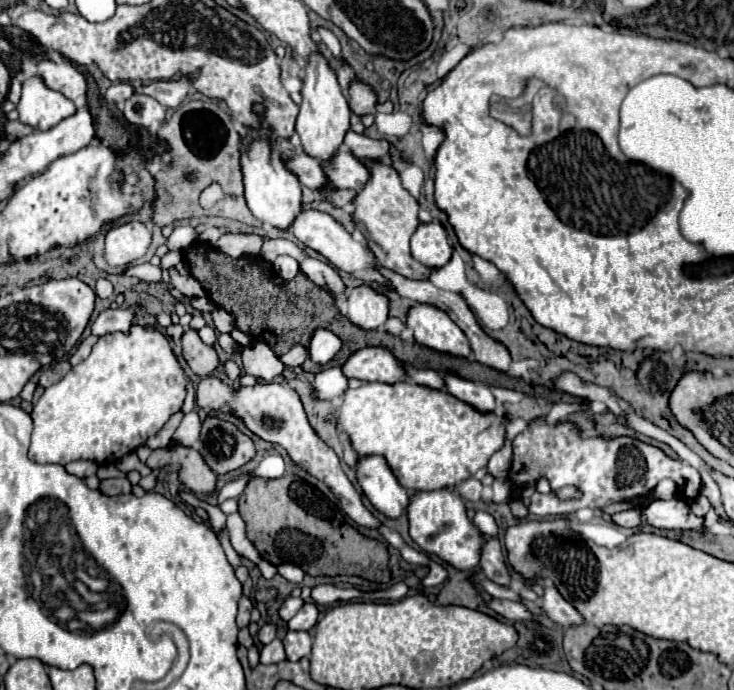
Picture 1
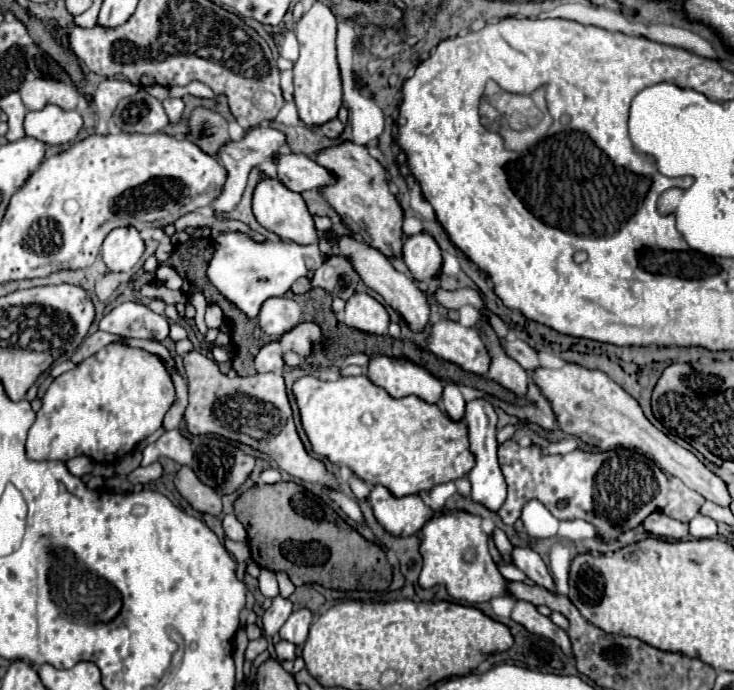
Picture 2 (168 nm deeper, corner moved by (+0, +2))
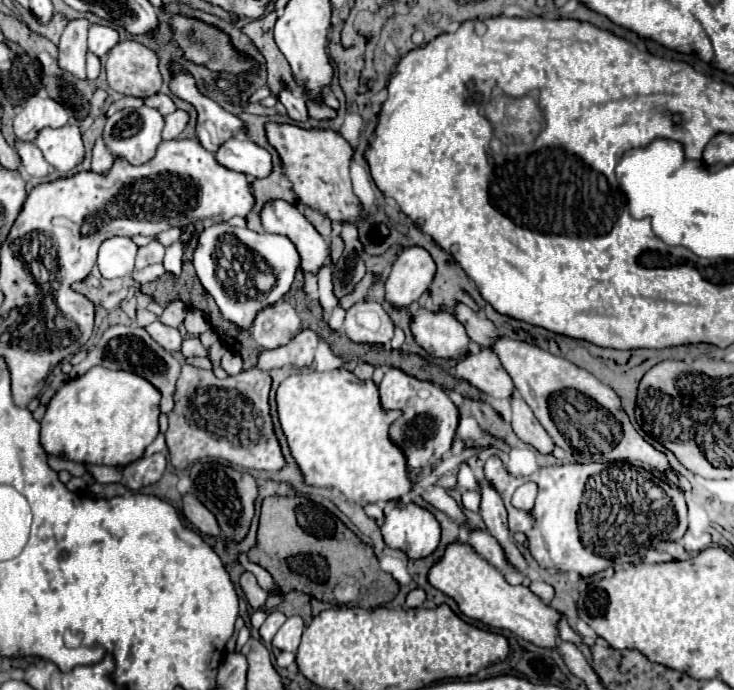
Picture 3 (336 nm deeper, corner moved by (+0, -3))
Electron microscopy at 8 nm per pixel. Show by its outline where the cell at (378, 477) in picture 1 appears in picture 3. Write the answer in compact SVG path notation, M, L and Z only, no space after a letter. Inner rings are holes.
M389 502L385 506L385 524L381 526L381 534L383 534L385 544L389 548L401 550L413 560L427 558L429 554L433 554L439 546L439 540L441 540L441 528L439 528L439 522L435 520L435 516L417 504L403 506L403 504Z

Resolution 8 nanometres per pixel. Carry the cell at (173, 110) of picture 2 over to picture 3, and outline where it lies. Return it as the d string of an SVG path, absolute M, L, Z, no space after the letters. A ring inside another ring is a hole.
M175 110L173 114L169 114L169 116L165 118L163 140L173 140L173 138L177 138L177 136L183 132L183 128L187 126L187 122L189 122L189 116L187 116L187 112L183 112L183 110Z

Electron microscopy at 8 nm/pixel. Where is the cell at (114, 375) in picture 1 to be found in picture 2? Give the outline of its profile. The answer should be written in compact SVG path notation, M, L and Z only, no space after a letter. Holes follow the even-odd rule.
M113 341L89 359L81 361L75 369L59 375L49 385L43 407L37 413L37 419L33 427L29 429L29 445L27 445L27 457L29 459L57 459L57 461L69 461L77 455L87 455L93 461L99 463L117 463L127 453L131 453L141 439L157 431L163 423L165 413L175 401L175 389L173 379L163 361L145 349L125 345L121 341Z

